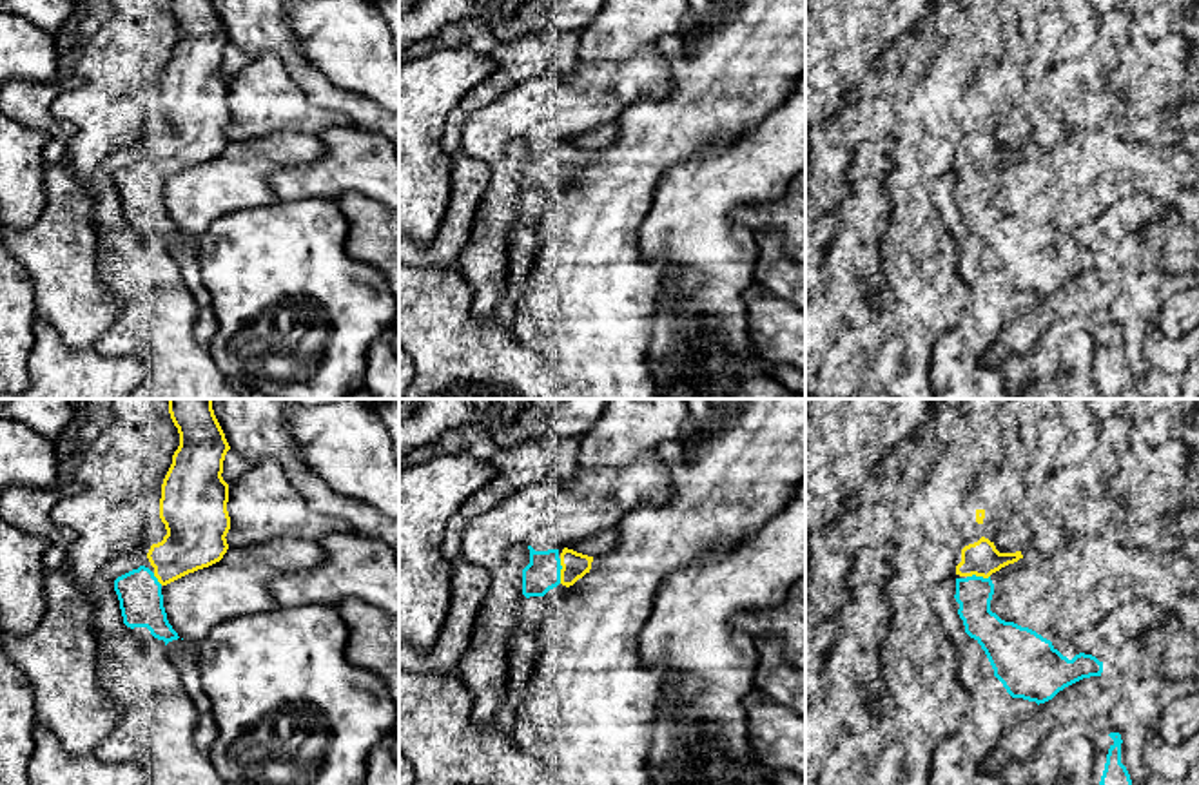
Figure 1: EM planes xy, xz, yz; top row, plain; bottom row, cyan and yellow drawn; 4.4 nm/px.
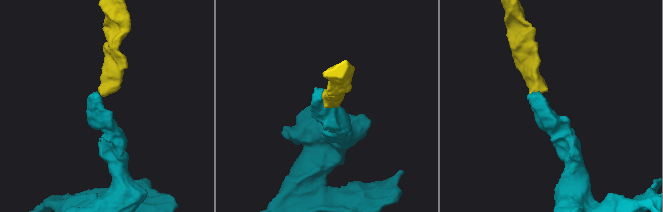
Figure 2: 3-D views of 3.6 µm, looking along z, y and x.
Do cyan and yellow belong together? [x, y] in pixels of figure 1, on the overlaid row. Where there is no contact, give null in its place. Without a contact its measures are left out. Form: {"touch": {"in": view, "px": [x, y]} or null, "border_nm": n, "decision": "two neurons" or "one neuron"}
{"touch": {"in": "xz", "px": [559, 571]}, "border_nm": 110, "decision": "one neuron"}

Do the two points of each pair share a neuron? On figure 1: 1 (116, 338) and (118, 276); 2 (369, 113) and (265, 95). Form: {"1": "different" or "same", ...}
{"1": "same", "2": "different"}

